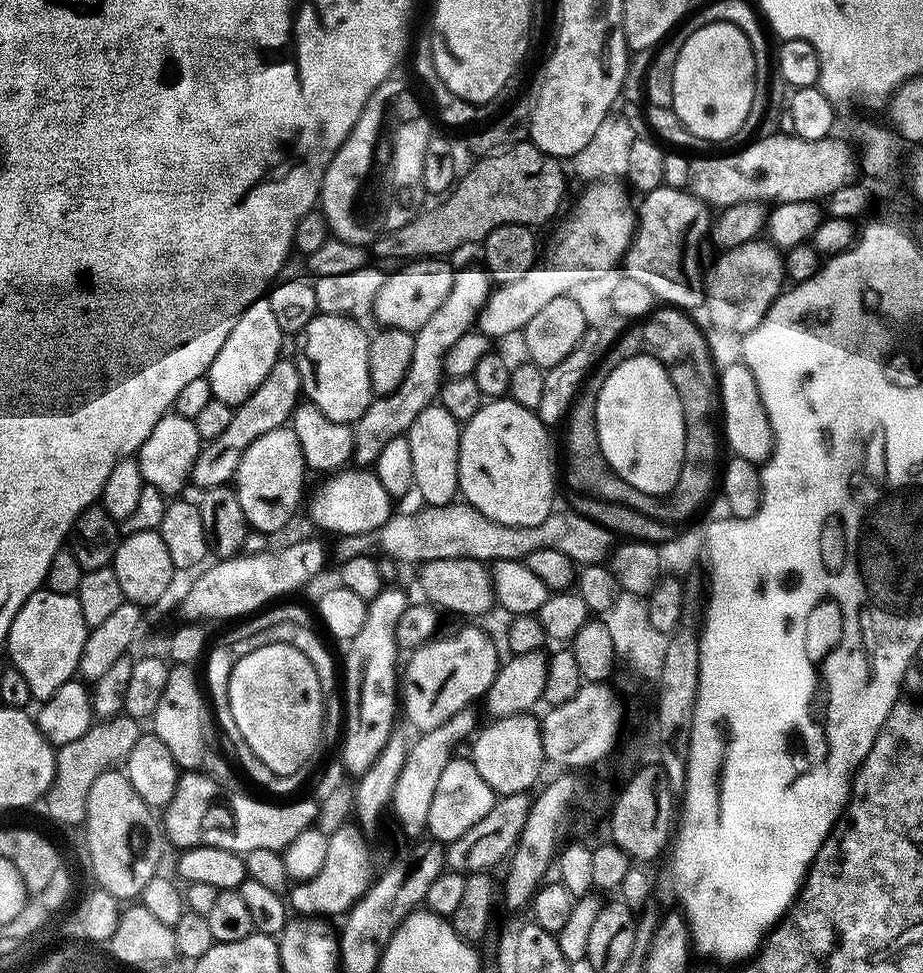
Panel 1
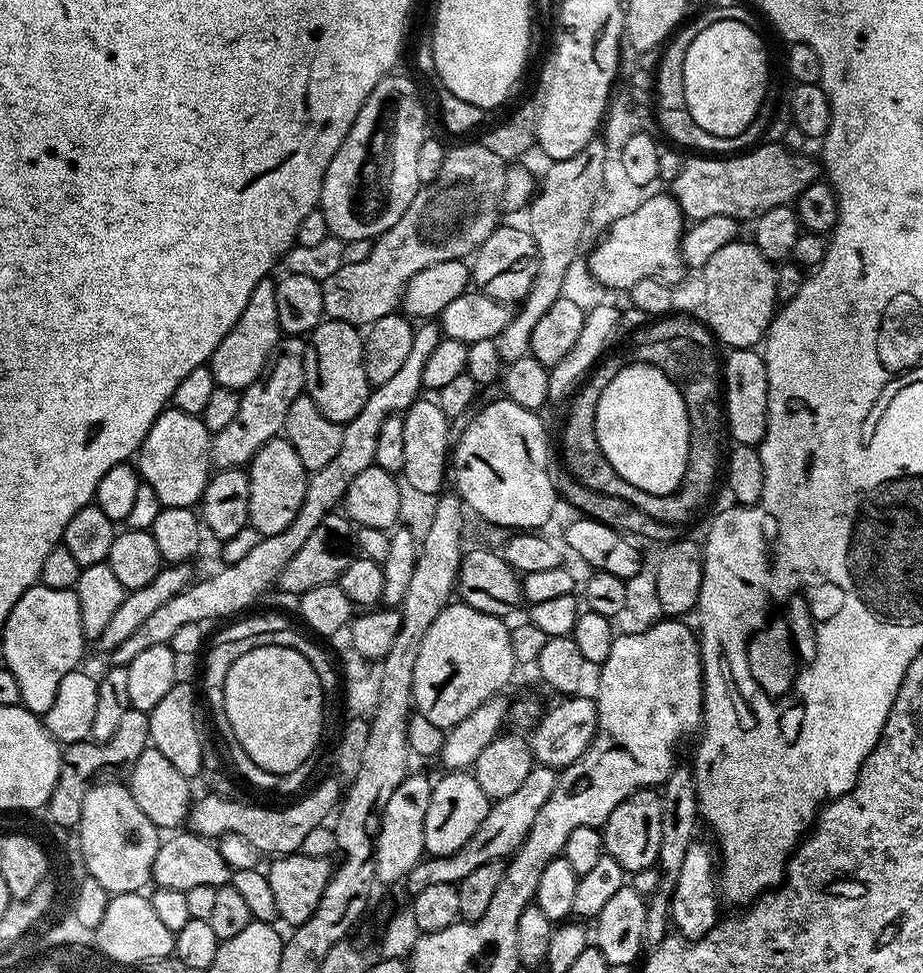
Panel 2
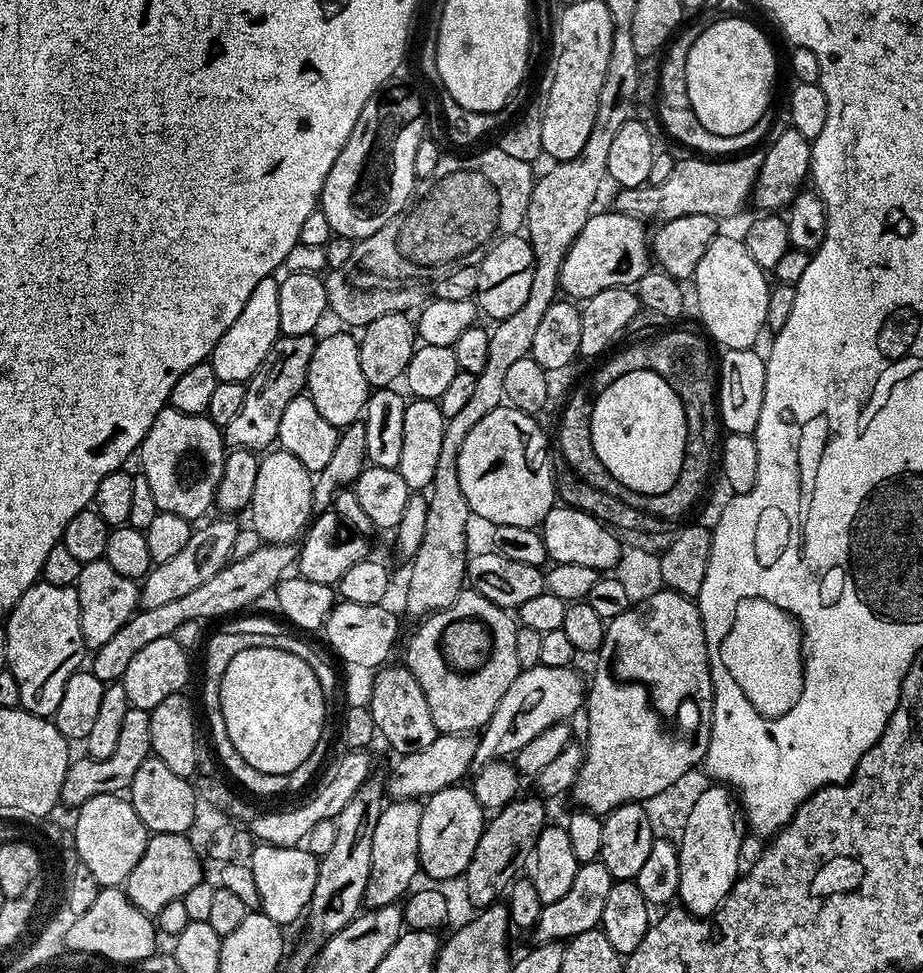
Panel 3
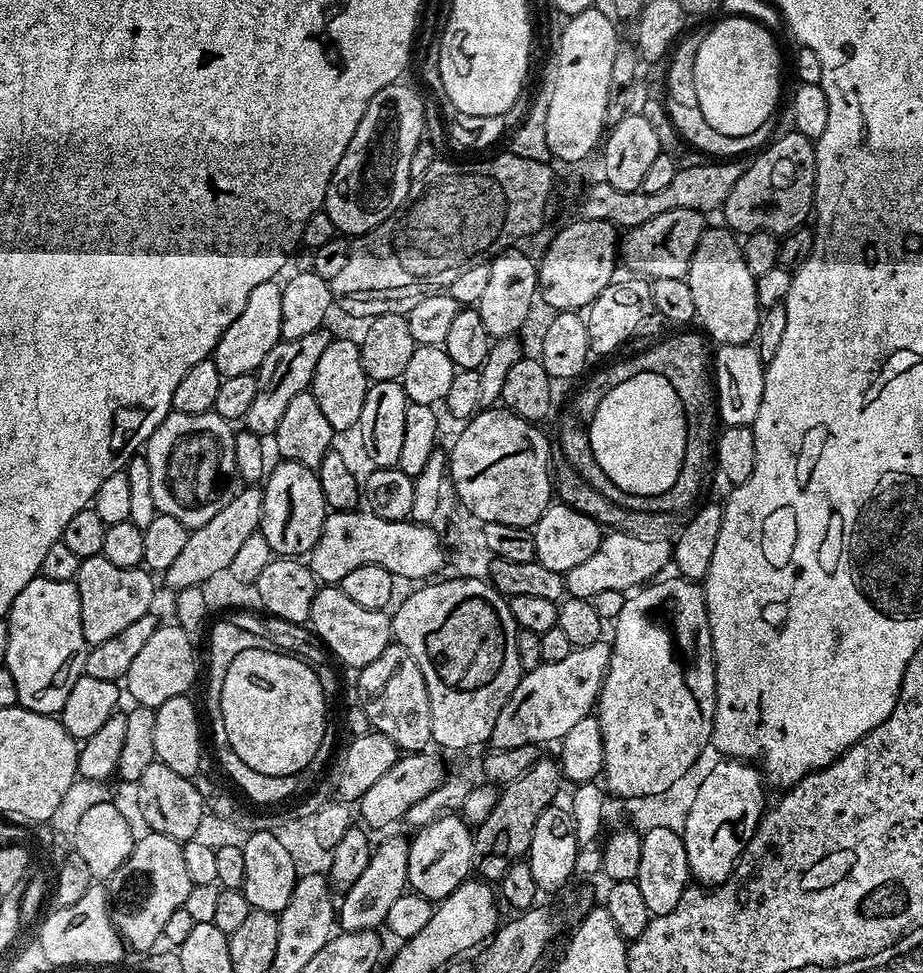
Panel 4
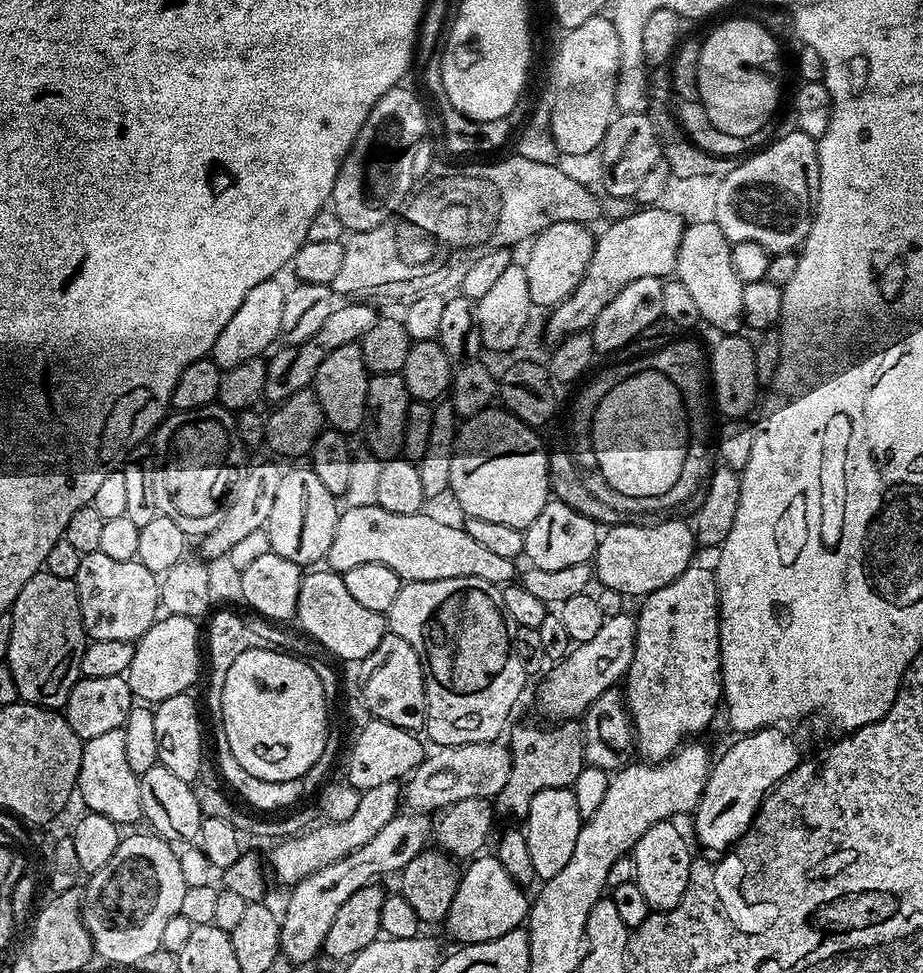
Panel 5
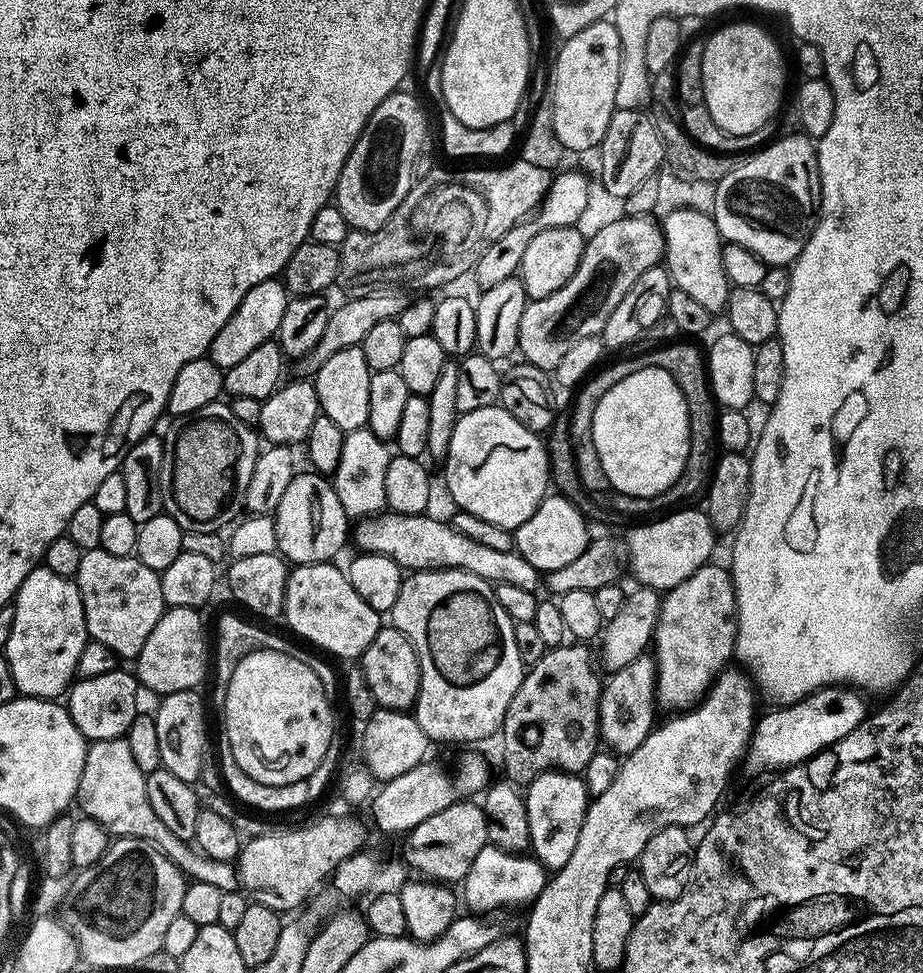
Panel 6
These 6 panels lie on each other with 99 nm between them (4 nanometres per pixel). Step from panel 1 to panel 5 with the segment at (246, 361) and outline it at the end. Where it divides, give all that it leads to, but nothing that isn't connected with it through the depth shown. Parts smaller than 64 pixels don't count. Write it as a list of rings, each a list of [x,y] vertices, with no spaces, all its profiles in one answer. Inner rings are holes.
[[[276,278],[258,282],[258,286],[254,286],[254,290],[246,294],[246,298],[242,298],[242,306],[234,310],[234,318],[230,318],[226,326],[222,326],[210,353],[210,359],[221,370],[238,366],[255,356],[263,357],[277,343],[282,326],[282,306],[286,291],[285,285],[280,285],[280,282]]]

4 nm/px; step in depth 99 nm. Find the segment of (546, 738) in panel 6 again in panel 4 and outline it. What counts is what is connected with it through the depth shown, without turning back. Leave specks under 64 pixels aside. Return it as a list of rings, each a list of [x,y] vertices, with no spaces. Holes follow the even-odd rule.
[[[540,758],[517,780],[512,780],[500,788],[500,797],[498,802],[494,802],[494,810],[490,810],[488,817],[475,829],[472,842],[477,857],[488,856],[484,860],[485,877],[492,875],[495,877],[501,870],[507,869],[509,864],[527,853],[534,838],[534,824],[538,822],[538,814],[553,807],[555,800],[552,799],[559,794],[560,784],[562,785],[562,777],[559,763],[555,759]]]

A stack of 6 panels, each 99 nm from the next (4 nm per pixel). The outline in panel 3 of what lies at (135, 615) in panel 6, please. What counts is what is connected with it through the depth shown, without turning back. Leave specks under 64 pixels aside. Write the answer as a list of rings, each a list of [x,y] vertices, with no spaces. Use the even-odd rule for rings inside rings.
[[[106,559],[83,565],[74,587],[78,594],[82,638],[88,650],[101,648],[109,638],[114,638],[114,634],[118,634],[118,630],[122,630],[122,626],[126,626],[128,619],[138,611],[141,603],[137,581],[118,574],[118,570],[114,570]]]

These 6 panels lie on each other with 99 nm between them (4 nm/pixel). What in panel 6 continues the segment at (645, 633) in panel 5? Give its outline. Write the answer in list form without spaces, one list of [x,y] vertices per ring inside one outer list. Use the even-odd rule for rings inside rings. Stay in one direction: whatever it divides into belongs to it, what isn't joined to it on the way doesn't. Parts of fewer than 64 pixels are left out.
[[[704,563],[694,570],[685,581],[665,591],[660,601],[660,613],[651,641],[651,647],[656,648],[656,702],[661,709],[669,708],[672,714],[697,707],[717,676],[729,667],[736,650],[736,595],[732,574],[725,565],[723,568],[714,563]]]

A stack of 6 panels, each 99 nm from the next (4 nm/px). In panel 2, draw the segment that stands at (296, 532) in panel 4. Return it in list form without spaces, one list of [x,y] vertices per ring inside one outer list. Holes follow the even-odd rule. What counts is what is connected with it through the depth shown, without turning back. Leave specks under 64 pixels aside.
[[[277,438],[266,442],[258,454],[251,457],[246,471],[249,478],[249,512],[251,527],[260,531],[261,536],[273,536],[290,522],[294,522],[294,514],[302,506],[302,498],[306,494],[309,473],[304,471],[298,454],[294,454],[294,446],[290,446],[287,438]]]

